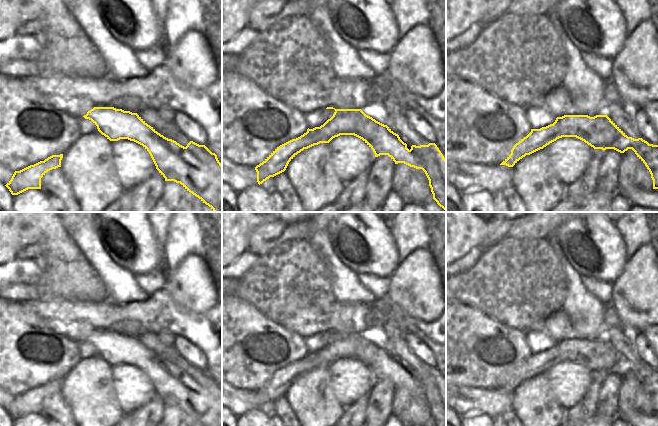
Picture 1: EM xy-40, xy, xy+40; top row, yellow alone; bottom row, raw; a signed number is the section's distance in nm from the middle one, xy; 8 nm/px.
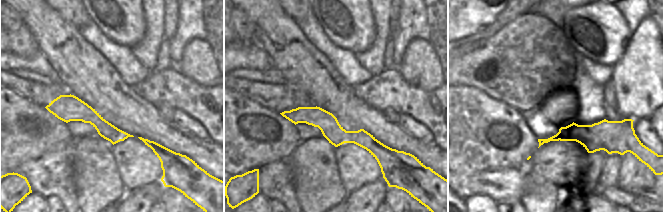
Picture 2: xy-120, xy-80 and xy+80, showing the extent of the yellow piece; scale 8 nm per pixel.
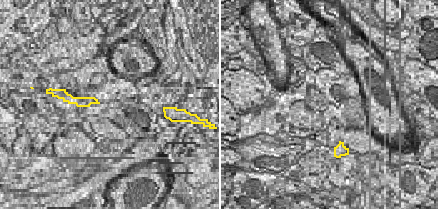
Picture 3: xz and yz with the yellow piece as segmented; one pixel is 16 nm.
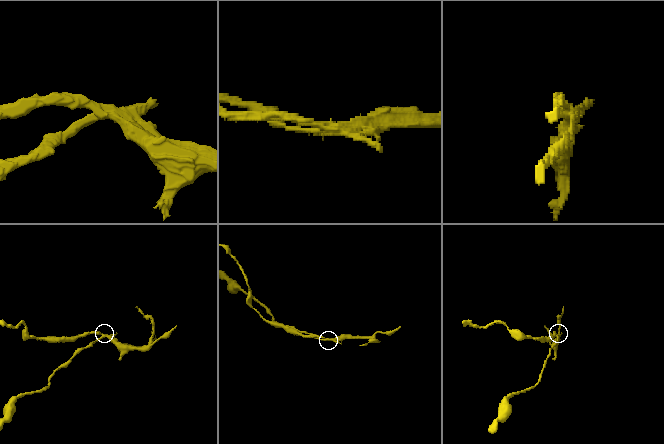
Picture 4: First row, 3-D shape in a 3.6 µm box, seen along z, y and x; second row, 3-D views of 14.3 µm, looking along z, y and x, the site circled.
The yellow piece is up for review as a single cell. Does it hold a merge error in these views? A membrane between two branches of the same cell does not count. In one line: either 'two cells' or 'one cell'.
two cells

